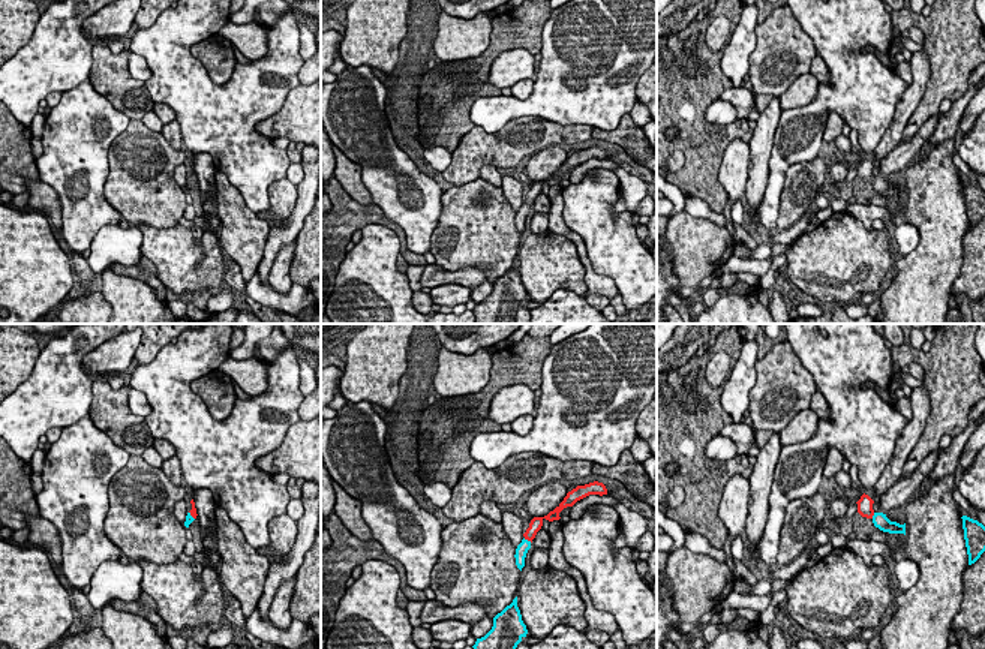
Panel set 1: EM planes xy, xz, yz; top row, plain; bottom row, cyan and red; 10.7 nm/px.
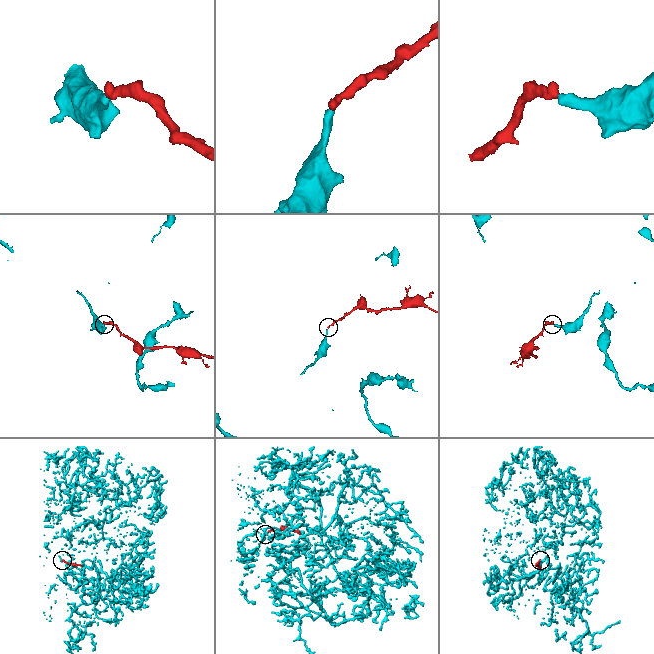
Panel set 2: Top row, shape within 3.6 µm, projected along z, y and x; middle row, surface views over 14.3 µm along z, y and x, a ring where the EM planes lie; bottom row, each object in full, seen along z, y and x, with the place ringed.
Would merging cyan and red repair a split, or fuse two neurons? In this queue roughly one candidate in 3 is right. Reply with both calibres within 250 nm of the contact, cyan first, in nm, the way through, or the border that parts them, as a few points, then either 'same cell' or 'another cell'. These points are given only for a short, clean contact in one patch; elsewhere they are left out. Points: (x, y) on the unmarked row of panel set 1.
calibres 130 and 130 nm; way xz (522, 213), (526, 204), (535, 188); same cell

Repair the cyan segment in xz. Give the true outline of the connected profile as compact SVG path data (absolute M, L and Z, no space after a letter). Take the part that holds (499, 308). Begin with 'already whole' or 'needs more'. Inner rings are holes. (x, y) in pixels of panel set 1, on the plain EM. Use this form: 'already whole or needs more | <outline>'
already whole | M517 261L493 282L492 294L472 310L474 324L516 324L516 312L528 294L517 271Z

